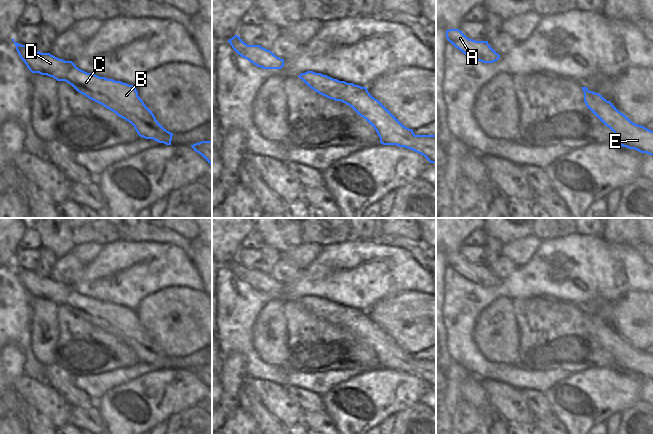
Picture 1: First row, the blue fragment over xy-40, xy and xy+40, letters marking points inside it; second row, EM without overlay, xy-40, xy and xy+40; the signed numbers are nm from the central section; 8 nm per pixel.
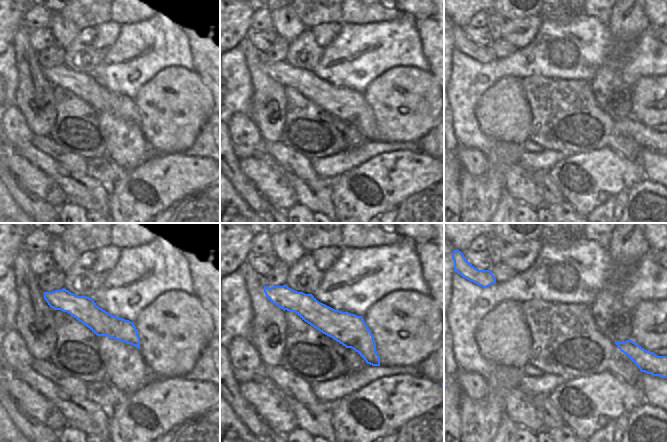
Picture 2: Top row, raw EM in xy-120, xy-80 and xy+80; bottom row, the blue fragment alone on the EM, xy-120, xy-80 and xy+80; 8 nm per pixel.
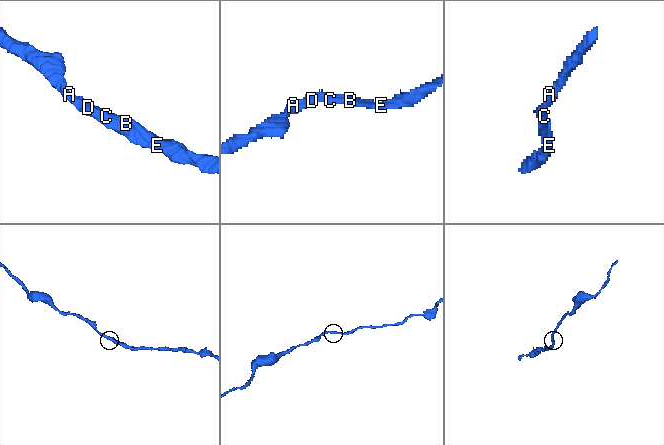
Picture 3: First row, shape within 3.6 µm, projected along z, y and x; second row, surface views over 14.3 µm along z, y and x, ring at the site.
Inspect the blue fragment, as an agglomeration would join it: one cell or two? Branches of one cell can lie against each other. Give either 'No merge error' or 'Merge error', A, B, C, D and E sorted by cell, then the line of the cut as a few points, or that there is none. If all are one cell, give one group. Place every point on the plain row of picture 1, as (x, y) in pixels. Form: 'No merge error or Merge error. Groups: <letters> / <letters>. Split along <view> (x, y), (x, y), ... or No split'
No merge error. Groups: A B C D E. No split

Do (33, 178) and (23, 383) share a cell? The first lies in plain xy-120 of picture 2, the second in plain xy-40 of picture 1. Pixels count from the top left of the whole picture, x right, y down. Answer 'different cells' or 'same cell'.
same cell

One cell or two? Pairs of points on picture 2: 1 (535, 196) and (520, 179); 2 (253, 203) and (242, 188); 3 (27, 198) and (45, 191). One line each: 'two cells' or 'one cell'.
1: one cell
2: one cell
3: two cells

